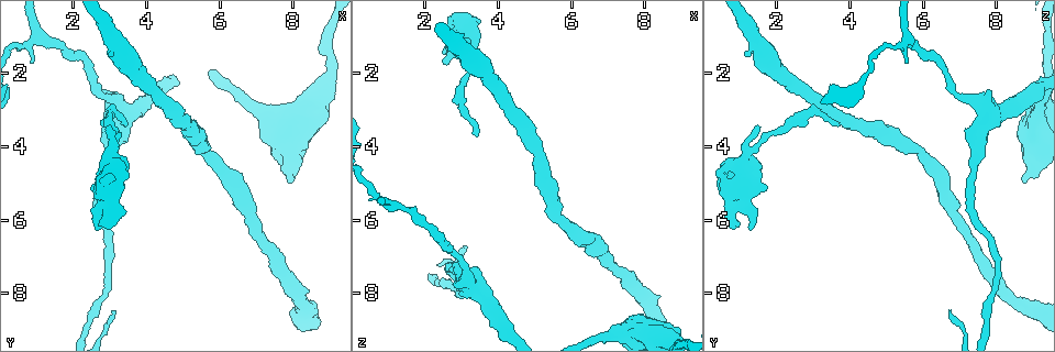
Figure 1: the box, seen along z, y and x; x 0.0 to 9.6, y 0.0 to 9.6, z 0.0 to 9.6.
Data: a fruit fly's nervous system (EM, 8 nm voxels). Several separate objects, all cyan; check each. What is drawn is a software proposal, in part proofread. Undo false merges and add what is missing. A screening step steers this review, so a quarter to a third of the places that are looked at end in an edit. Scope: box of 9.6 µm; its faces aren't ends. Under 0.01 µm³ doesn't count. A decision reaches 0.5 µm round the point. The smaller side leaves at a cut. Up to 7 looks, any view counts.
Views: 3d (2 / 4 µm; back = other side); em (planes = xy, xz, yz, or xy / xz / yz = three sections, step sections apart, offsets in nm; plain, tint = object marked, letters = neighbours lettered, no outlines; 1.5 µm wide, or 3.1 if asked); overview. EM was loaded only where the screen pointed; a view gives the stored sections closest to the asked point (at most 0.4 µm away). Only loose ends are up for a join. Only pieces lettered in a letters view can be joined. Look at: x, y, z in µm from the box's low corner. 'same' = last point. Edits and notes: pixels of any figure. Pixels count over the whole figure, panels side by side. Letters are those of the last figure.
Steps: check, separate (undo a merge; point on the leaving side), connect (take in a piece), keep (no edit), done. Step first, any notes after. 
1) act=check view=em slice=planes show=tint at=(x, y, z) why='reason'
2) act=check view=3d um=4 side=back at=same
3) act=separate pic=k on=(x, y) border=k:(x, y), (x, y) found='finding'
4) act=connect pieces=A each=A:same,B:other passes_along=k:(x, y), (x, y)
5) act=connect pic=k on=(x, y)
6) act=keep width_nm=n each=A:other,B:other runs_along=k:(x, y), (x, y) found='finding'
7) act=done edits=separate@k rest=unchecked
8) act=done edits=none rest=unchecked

act=check view=em slice=yz step=8 show=letters at=(7.95, 4.95, 8.70)

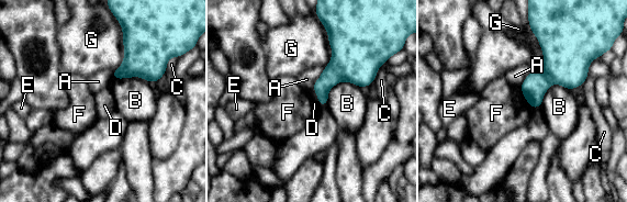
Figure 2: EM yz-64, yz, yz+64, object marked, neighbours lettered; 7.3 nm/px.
act=check view=em slice=planes show=letters at=same

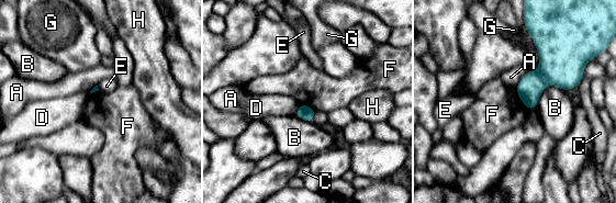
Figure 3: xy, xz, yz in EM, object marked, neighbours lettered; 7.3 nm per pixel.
act=keep each=A:other,B:other,C:other,D:other,E:other,F:other,G:other,H:other border=3:(514, 89), (526, 109) found='no lettered piece goes on from it'

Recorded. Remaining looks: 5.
act=check view=em slice=planes show=tint at=(3.00, 4.30, 1.20) why='abrupt turn'

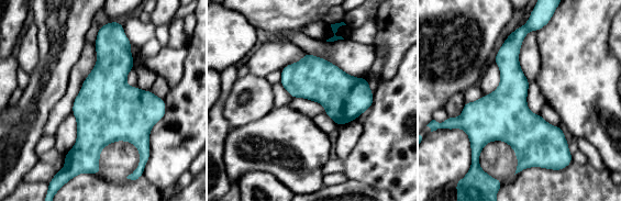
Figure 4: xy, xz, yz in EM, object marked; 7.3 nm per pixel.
act=check view=em slice=planes show=letters at=same

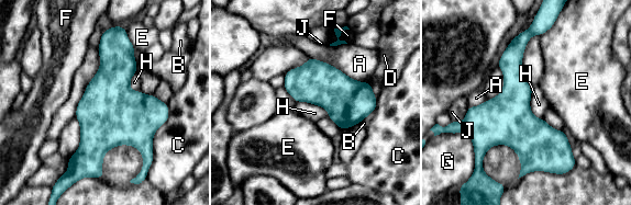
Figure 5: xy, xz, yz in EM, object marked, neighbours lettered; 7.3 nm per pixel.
act=keep each=A:other,B:other,C:other,D:other,E:other,F:other,G:other,H:other,J:other runs_along=5:(528, 34), (515, 49), (523, 166) found='one neuron here'

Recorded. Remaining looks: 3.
act=check view=em slice=yz step=4 show=tint at=(1.00, 1.70, 5.55) why='thin end'

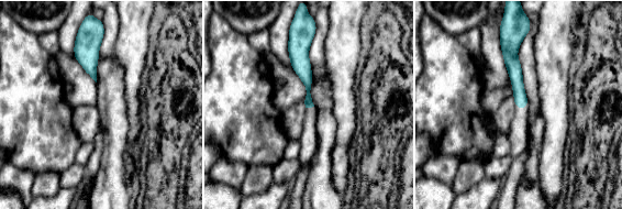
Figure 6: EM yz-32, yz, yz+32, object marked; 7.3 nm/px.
act=check view=em slice=yz step=4 show=letters at=same

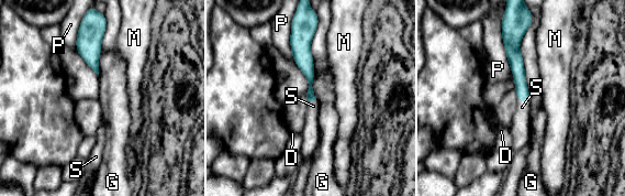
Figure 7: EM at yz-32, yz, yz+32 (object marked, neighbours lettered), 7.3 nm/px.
act=connect pieces=S each=D:other,G:other,M:other,P:other,S:same passes_along=7:(517, 68), (523, 101), (521, 122) found='it goes on there'

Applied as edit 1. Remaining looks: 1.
act=done edits=connect@7 rest=unchecked

